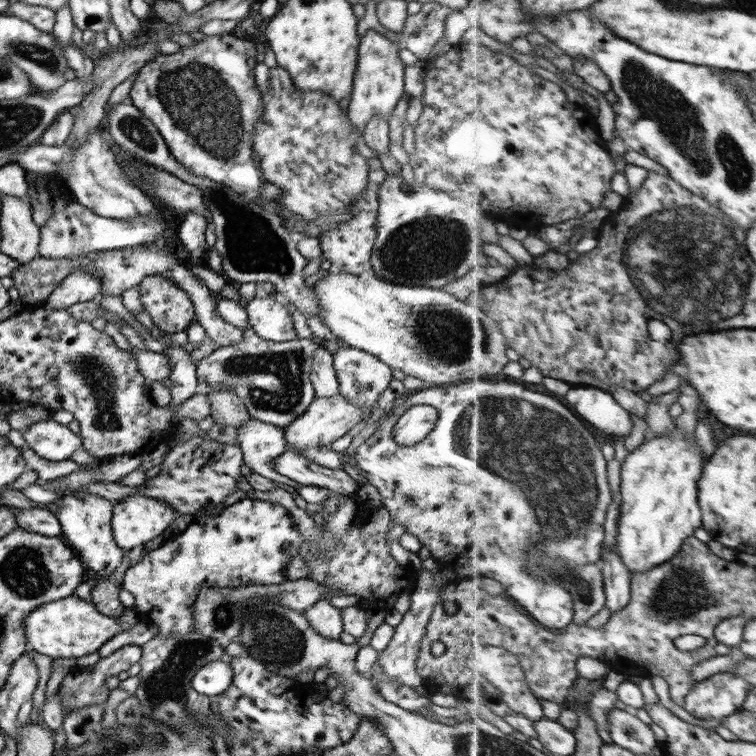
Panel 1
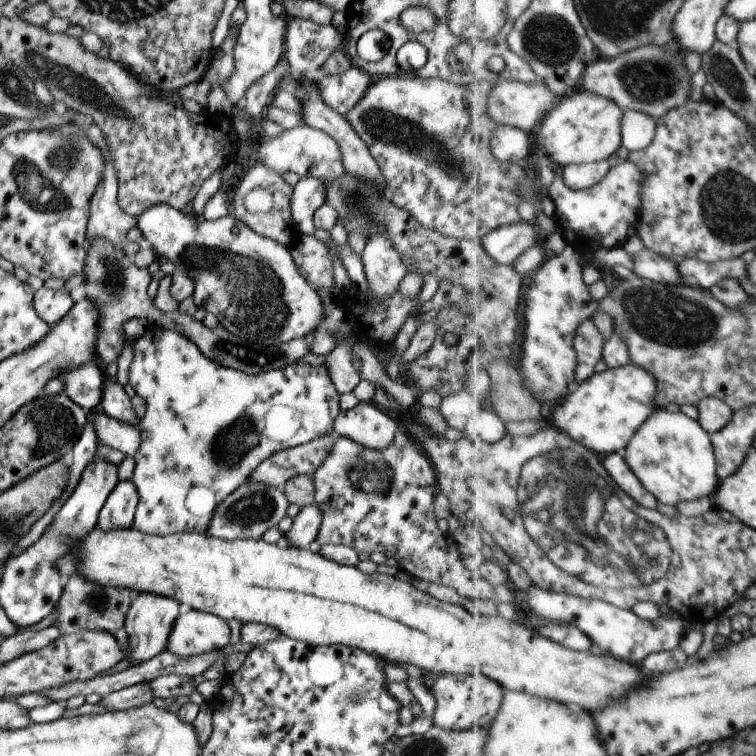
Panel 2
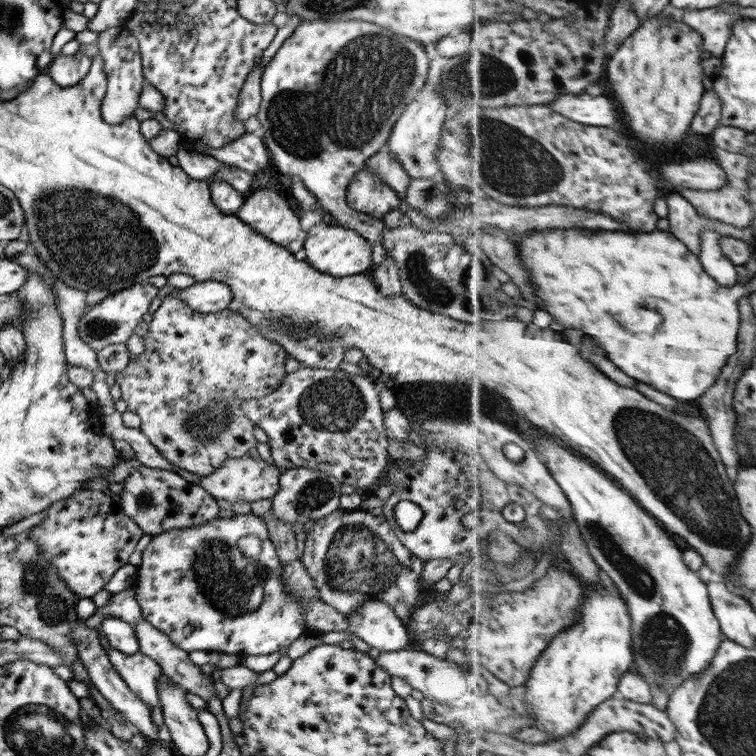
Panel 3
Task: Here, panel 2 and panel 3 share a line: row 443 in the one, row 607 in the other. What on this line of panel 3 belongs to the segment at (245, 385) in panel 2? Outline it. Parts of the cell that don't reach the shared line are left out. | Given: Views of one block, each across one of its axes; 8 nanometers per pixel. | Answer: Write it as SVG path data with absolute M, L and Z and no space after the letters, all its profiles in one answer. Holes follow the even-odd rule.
M252 513L235 514L232 518L228 514L221 514L217 518L205 523L199 523L199 525L173 528L151 536L149 543L142 551L140 563L136 568L136 582L133 586L135 596L133 597L135 597L135 601L139 605L142 618L151 624L153 628L162 632L177 648L184 650L188 654L193 650L202 650L208 653L235 654L241 657L282 652L305 631L303 626L303 614L305 614L303 603L299 603L299 599L295 599L285 591L283 581L281 581L283 567L279 563L279 557L275 554L273 543L269 540L265 523L260 517L254 516ZM247 536L253 536L259 542L259 552L257 554L249 556L241 548L241 542L245 542Z

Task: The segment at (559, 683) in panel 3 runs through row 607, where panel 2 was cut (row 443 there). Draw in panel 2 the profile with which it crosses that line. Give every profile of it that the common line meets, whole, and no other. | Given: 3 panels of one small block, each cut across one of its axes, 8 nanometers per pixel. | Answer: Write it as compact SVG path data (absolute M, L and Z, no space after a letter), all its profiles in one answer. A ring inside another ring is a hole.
M629 363L623 368L607 369L575 387L567 399L553 410L554 424L573 440L604 458L629 446L639 427L656 411L658 380L646 368Z

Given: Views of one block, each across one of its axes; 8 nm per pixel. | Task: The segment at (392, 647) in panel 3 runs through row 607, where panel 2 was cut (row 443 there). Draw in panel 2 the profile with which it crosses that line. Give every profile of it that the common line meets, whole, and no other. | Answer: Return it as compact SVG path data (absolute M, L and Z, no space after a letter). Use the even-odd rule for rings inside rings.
M357 403L349 410L340 410L332 422L338 437L349 438L355 444L381 452L391 446L397 432L397 422L374 403Z

